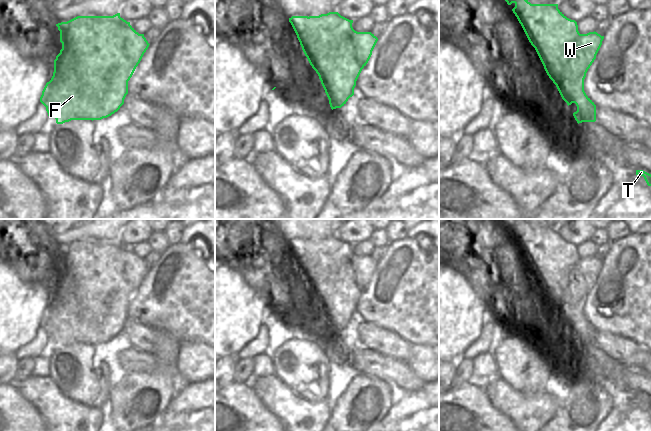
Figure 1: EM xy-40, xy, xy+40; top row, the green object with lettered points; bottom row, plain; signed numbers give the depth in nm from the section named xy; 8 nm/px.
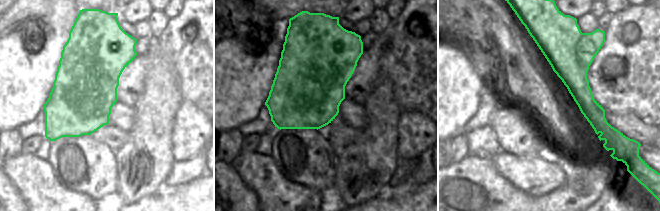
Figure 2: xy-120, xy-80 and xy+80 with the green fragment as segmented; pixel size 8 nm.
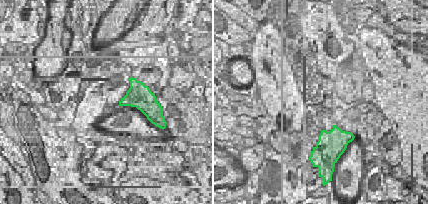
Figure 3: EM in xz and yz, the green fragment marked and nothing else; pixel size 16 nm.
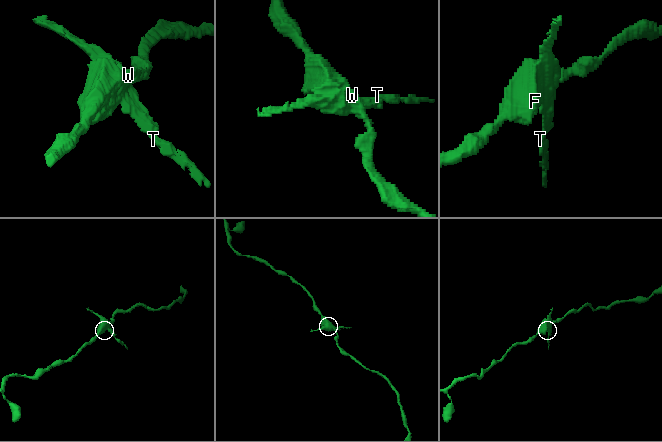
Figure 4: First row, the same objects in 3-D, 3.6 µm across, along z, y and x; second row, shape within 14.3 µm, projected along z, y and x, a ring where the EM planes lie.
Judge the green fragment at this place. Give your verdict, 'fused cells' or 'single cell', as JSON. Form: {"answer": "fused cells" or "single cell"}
{"answer": "fused cells"}

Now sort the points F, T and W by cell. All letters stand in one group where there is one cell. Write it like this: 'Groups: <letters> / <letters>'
Groups: F W / T

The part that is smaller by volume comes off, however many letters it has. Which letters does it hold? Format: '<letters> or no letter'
T

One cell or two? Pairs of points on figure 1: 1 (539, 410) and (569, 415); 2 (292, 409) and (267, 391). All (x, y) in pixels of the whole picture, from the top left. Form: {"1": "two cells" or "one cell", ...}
{"1": "two cells", "2": "one cell"}

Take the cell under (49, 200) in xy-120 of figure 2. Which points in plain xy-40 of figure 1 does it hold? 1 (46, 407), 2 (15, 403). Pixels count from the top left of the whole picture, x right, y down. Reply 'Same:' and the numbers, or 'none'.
Same: 1

